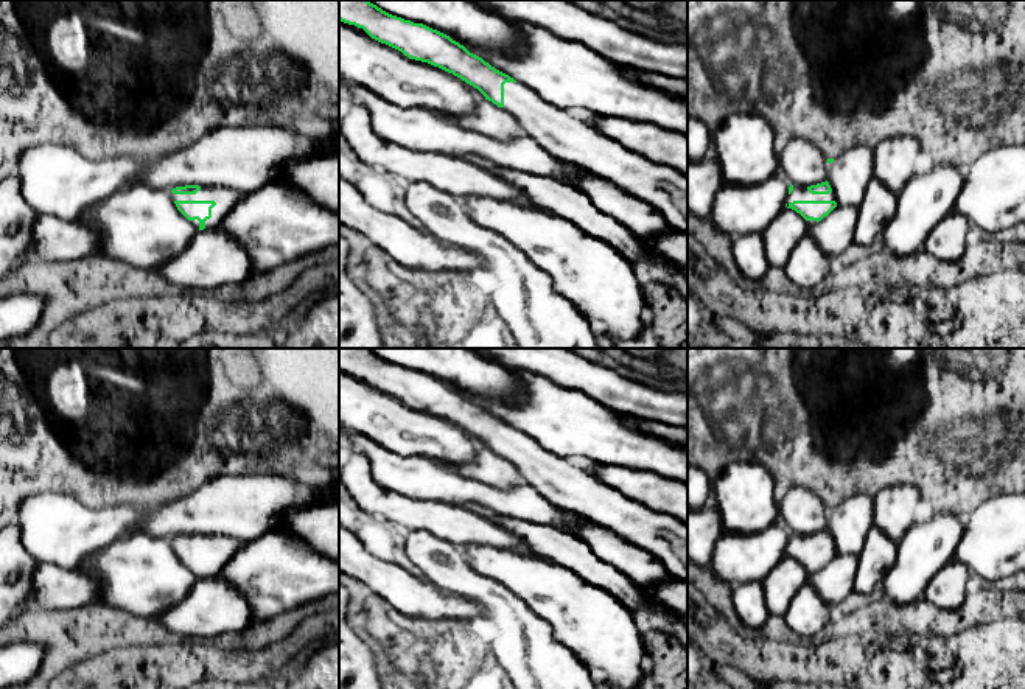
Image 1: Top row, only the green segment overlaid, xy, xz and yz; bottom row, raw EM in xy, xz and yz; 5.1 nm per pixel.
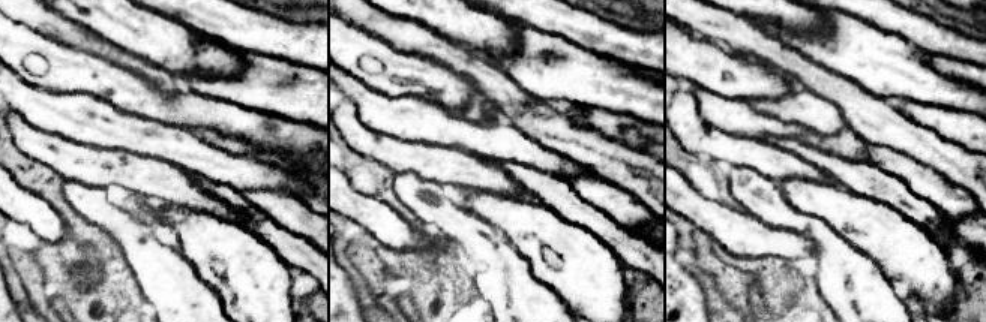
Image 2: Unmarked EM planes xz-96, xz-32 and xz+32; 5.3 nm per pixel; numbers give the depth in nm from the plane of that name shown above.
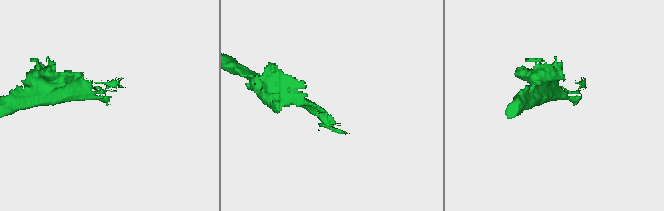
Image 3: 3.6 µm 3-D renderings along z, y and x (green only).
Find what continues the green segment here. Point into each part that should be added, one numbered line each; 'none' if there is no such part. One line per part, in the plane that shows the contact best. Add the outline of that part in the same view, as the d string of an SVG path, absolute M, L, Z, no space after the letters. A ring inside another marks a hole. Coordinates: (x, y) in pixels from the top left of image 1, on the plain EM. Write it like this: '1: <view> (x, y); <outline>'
1: xy (226, 548); M201 535L196 543L174 543L174 549L215 549L212 566L205 569L205 577L219 575L222 569L235 558L243 543L226 535Z

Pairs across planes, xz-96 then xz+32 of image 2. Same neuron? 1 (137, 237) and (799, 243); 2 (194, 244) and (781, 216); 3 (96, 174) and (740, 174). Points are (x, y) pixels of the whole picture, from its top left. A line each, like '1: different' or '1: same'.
1: different
2: different
3: different

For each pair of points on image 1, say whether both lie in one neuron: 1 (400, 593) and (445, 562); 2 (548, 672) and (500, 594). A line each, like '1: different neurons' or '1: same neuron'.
1: different neurons
2: same neuron

